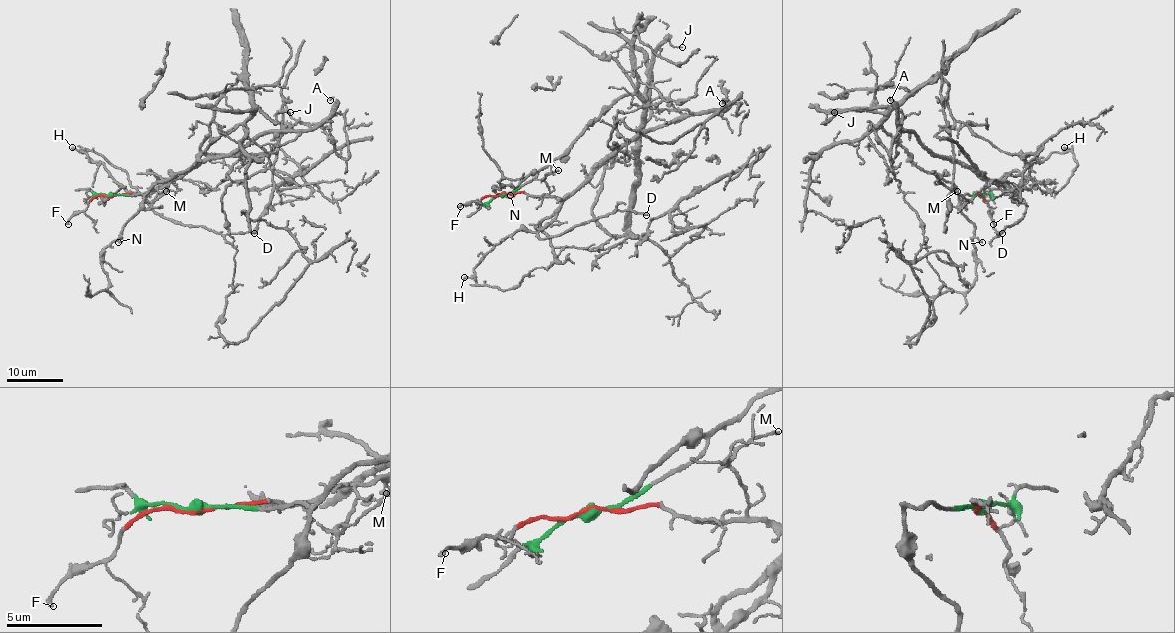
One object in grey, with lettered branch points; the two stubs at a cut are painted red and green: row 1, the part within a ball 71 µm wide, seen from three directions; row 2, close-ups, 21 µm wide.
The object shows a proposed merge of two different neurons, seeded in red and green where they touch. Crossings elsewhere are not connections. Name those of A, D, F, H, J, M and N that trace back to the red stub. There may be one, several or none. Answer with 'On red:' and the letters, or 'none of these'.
On red: A, D, F, H, M

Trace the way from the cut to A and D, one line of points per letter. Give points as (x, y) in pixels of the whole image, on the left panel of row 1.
A: (110, 196), (162, 189), (207, 159), (227, 156), (260, 135), (315, 128), (336, 100), (334, 97), (329, 100)
D: (110, 196), (146, 193), (169, 180), (146, 197), (163, 216), (224, 235), (255, 233)

